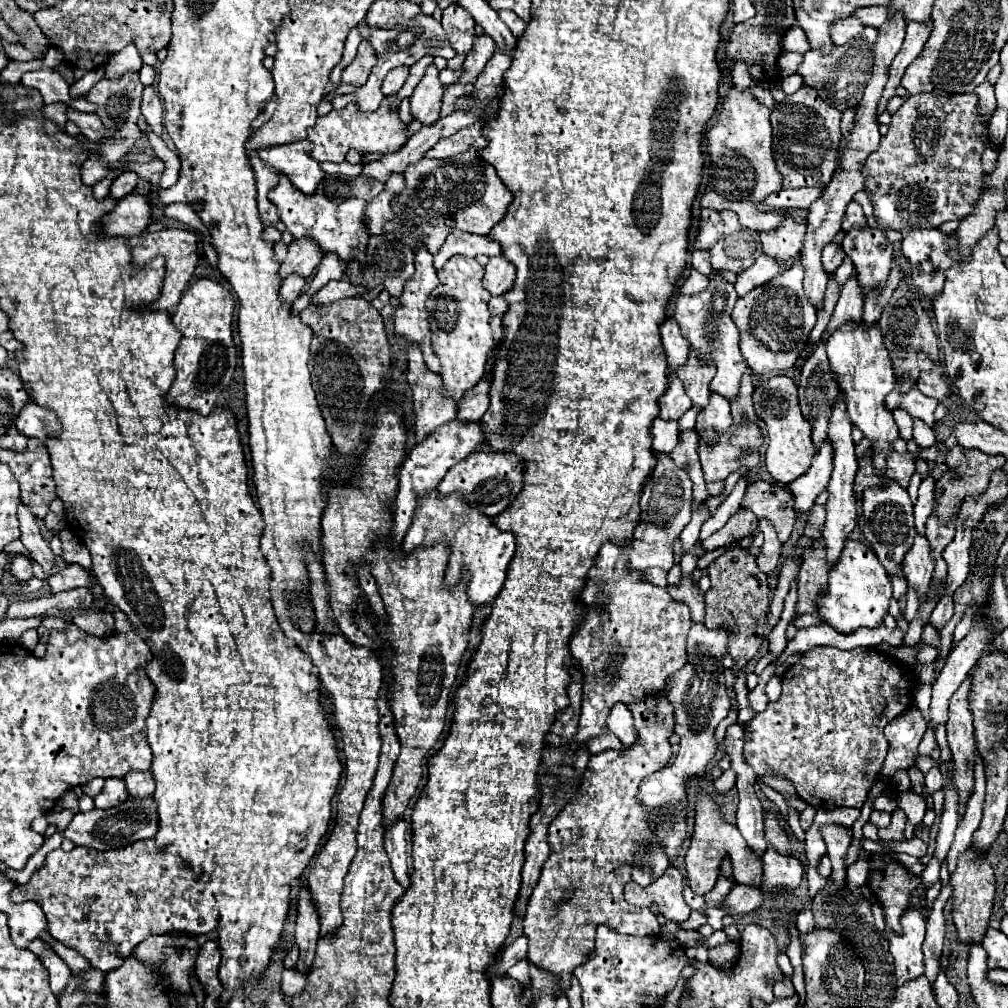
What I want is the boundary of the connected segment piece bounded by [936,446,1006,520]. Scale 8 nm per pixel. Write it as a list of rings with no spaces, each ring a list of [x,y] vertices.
[[[954,446],[952,450],[946,452],[946,464],[948,472],[936,482],[936,498],[938,498],[938,512],[940,520],[950,520],[952,514],[958,514],[958,500],[966,498],[968,494],[980,494],[988,486],[988,476],[996,468],[1002,468],[1006,462],[1004,456],[988,456],[976,448],[964,448],[964,446]]]

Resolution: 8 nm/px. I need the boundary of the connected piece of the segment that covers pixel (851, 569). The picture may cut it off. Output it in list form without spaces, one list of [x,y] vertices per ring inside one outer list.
[[[848,540],[838,562],[828,572],[826,592],[820,594],[824,594],[818,600],[820,618],[824,618],[838,632],[850,634],[858,626],[882,626],[882,618],[888,614],[888,602],[892,598],[892,584],[870,546]]]

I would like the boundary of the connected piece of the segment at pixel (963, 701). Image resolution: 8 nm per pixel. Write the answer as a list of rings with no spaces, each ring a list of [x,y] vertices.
[[[966,678],[964,684],[954,692],[950,700],[950,714],[946,722],[948,732],[948,746],[952,750],[954,760],[954,786],[958,792],[958,814],[964,818],[966,804],[974,794],[974,726],[972,726],[972,712],[968,708],[968,688],[970,680]]]

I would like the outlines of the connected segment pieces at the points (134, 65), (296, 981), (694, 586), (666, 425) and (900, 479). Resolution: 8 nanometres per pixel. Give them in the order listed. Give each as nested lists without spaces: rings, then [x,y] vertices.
[[[128,44],[120,52],[110,56],[110,60],[106,64],[106,78],[122,76],[122,72],[128,72],[128,70],[136,70],[138,72],[140,66],[142,66],[142,60],[140,60],[140,54],[138,54],[136,46]]]
[[[284,970],[282,974],[282,984],[280,984],[280,992],[286,998],[292,998],[294,994],[302,992],[306,986],[306,974],[300,976],[300,972],[292,972],[292,970]]]
[[[682,576],[678,584],[666,586],[666,588],[668,588],[668,592],[670,592],[670,596],[674,600],[680,600],[680,602],[690,606],[694,622],[702,622],[704,620],[704,596],[698,594],[700,592],[698,582],[694,582],[692,576]]]
[[[656,418],[652,422],[652,448],[668,454],[676,444],[678,444],[678,424]]]
[[[892,452],[886,458],[884,476],[892,482],[898,482],[902,488],[908,488],[908,482],[910,482],[914,472],[916,472],[916,456],[914,454],[910,454],[910,452],[906,452],[906,454]]]

